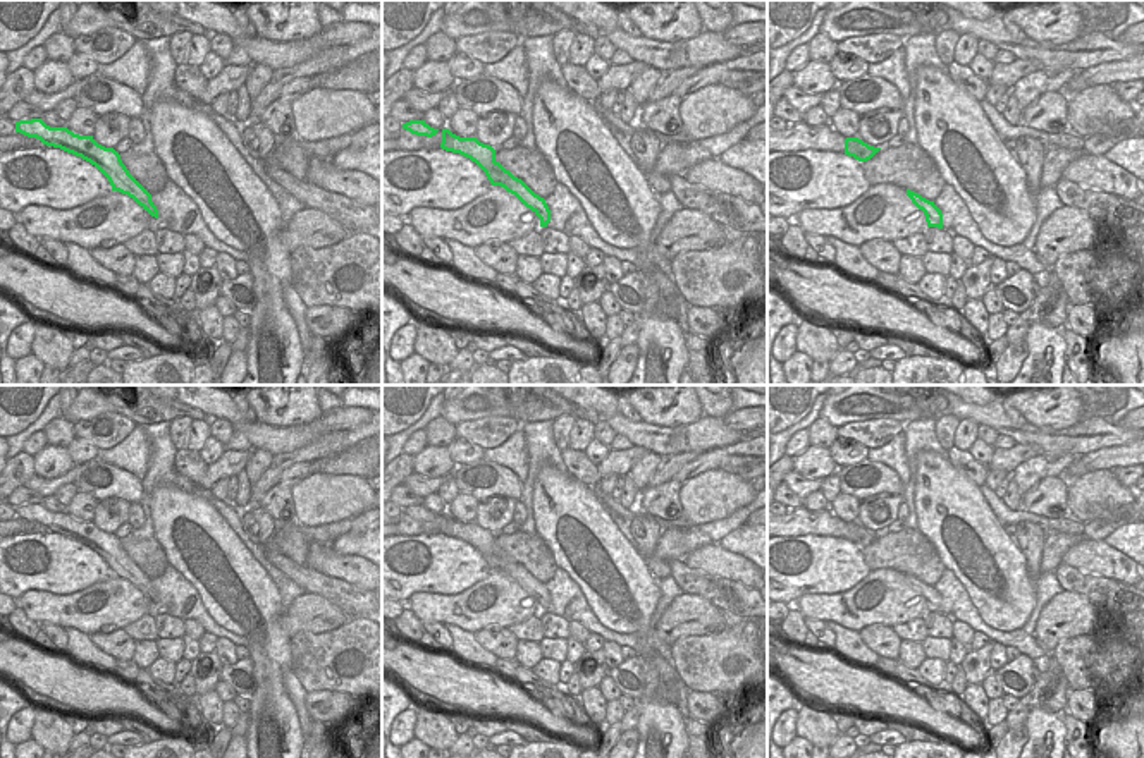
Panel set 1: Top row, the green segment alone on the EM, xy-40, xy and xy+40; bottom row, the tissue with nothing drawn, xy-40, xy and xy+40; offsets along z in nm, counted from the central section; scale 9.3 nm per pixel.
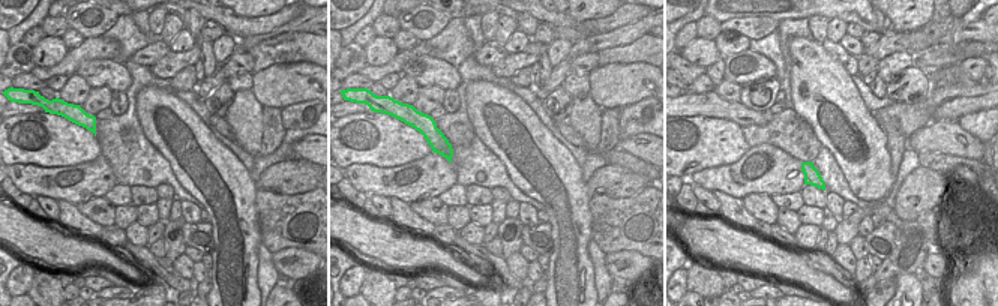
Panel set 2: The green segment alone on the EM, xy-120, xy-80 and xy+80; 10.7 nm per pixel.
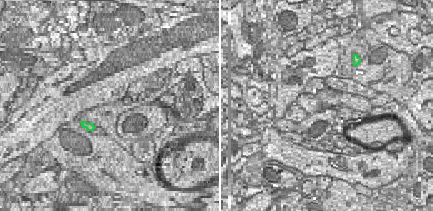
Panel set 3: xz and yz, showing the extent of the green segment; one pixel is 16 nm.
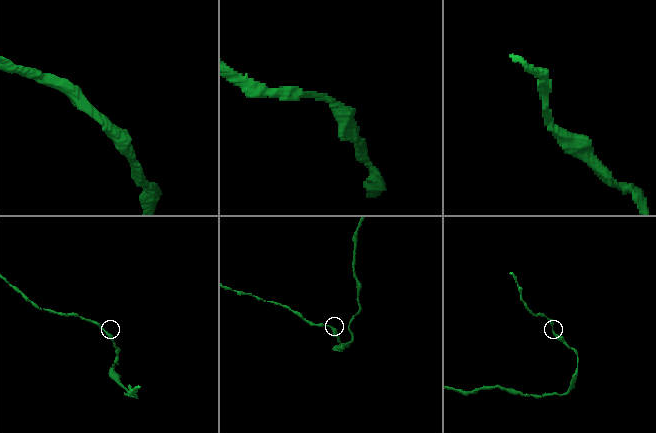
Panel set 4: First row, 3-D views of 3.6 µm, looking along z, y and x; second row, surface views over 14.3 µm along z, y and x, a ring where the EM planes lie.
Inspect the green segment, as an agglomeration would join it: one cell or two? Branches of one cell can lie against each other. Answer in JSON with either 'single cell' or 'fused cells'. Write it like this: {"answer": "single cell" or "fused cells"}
{"answer": "single cell"}

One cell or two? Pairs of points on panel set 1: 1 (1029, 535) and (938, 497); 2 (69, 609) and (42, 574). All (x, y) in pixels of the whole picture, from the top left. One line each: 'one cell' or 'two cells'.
1: two cells
2: two cells

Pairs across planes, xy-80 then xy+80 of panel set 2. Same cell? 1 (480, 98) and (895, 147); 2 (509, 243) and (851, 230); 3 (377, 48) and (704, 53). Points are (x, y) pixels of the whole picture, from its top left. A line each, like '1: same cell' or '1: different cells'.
1: different cells
2: same cell
3: same cell

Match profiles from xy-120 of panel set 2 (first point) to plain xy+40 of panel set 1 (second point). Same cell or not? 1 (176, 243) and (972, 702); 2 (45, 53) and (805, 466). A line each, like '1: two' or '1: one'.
1: two
2: one

